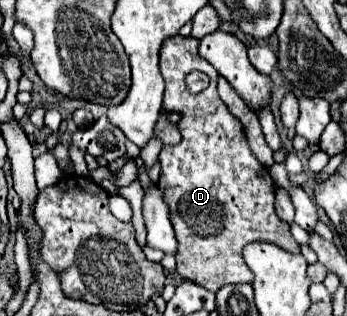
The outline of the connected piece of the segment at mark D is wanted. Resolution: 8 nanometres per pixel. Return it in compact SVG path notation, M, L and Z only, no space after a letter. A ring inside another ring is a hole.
M174 36L174 38L164 40L160 48L160 72L166 80L164 108L170 112L182 112L182 120L178 122L182 142L176 146L162 146L162 152L158 156L162 164L158 186L164 192L164 200L170 208L170 220L172 220L176 242L178 242L178 252L176 252L178 274L184 280L190 280L190 282L196 282L208 288L210 292L218 292L226 284L254 280L252 270L246 266L242 258L242 248L246 244L256 242L256 240L266 240L266 242L274 242L282 246L288 252L300 252L300 246L298 242L294 242L288 224L276 216L276 210L274 210L276 186L270 178L270 170L262 166L256 160L256 156L250 152L242 124L228 112L226 104L220 100L216 92L218 74L210 66L210 62L198 54L198 42L200 40L194 36L188 36L188 38ZM192 70L200 70L208 74L210 78L210 86L198 96L190 94L184 86L184 76Z

